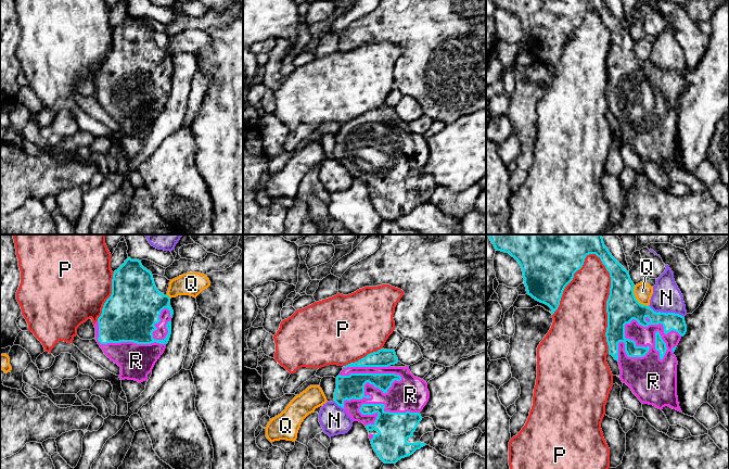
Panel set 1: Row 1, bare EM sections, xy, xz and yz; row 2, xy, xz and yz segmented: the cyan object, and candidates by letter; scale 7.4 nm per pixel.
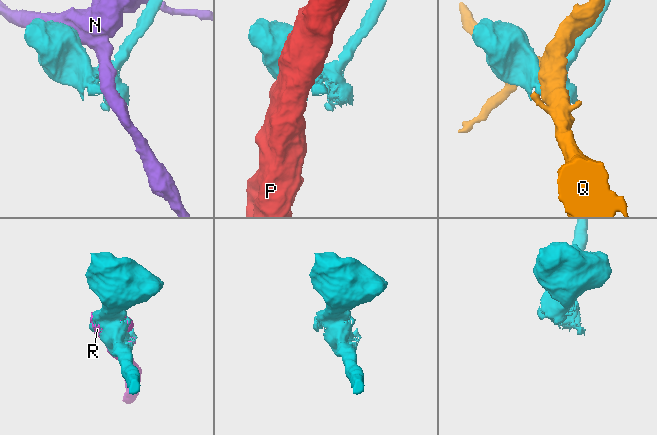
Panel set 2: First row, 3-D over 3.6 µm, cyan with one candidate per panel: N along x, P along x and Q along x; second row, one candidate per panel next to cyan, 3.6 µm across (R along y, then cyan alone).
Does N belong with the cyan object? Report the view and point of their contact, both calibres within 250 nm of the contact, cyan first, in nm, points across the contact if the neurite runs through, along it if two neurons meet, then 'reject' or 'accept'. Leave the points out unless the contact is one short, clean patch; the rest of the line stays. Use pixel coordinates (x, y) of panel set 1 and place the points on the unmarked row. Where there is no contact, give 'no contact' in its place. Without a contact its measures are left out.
meets cyan in yz at (665, 70); 140 nm thick on the cyan side, 220 nm on the other; reject

